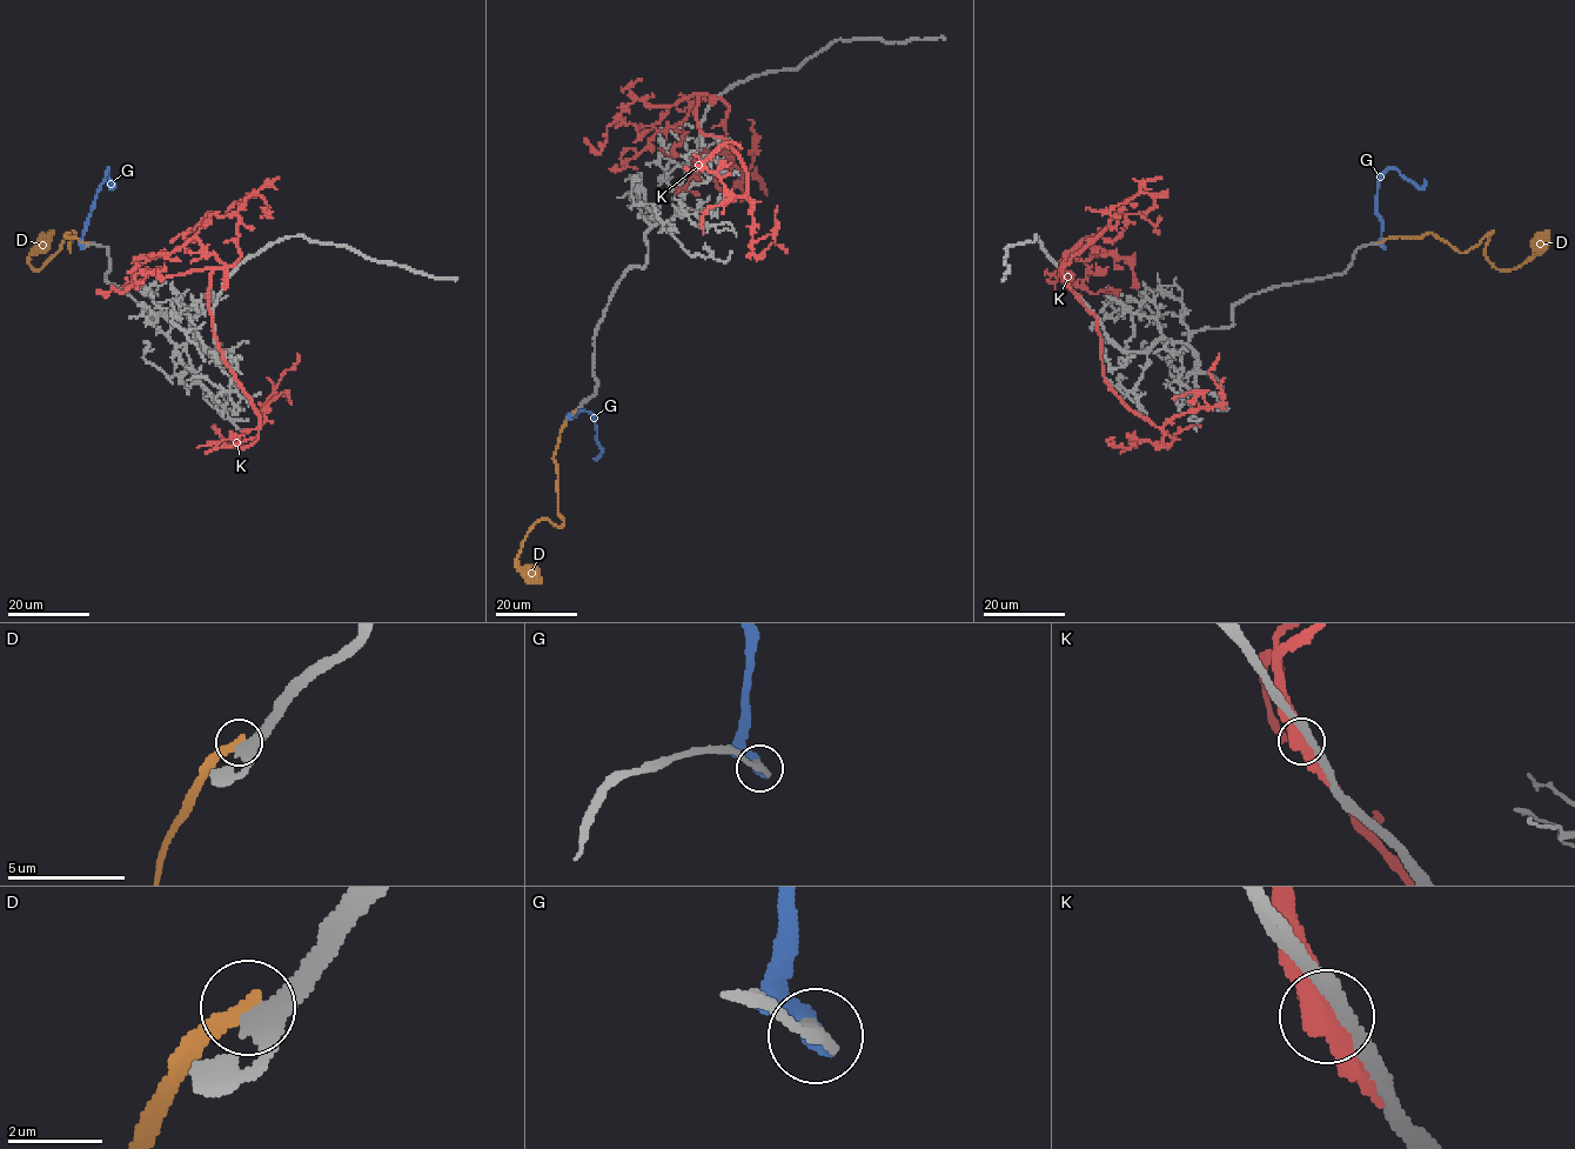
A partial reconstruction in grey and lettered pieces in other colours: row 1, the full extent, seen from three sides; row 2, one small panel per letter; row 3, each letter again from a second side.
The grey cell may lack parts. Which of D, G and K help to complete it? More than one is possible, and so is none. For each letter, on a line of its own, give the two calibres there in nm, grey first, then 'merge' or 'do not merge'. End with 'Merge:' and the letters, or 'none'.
D: 280/280 nm | do not merge
G: 360/440 nm | do not merge
K: 380/600 nm | do not merge
Merge: none

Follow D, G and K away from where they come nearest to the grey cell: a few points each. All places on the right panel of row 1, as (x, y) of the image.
D: (1378, 242), (1431, 233), (1466, 252), (1490, 233), (1485, 256), (1498, 268), (1508, 269), (1532, 255), (1548, 229)
G: (1384, 246), (1376, 209), (1376, 186), (1380, 176), (1394, 168), (1419, 187), (1425, 178)
K: (1066, 282), (1060, 268), (1060, 278), (1096, 316), (1110, 388), (1157, 426), (1222, 401), (1210, 372), (1219, 354)

